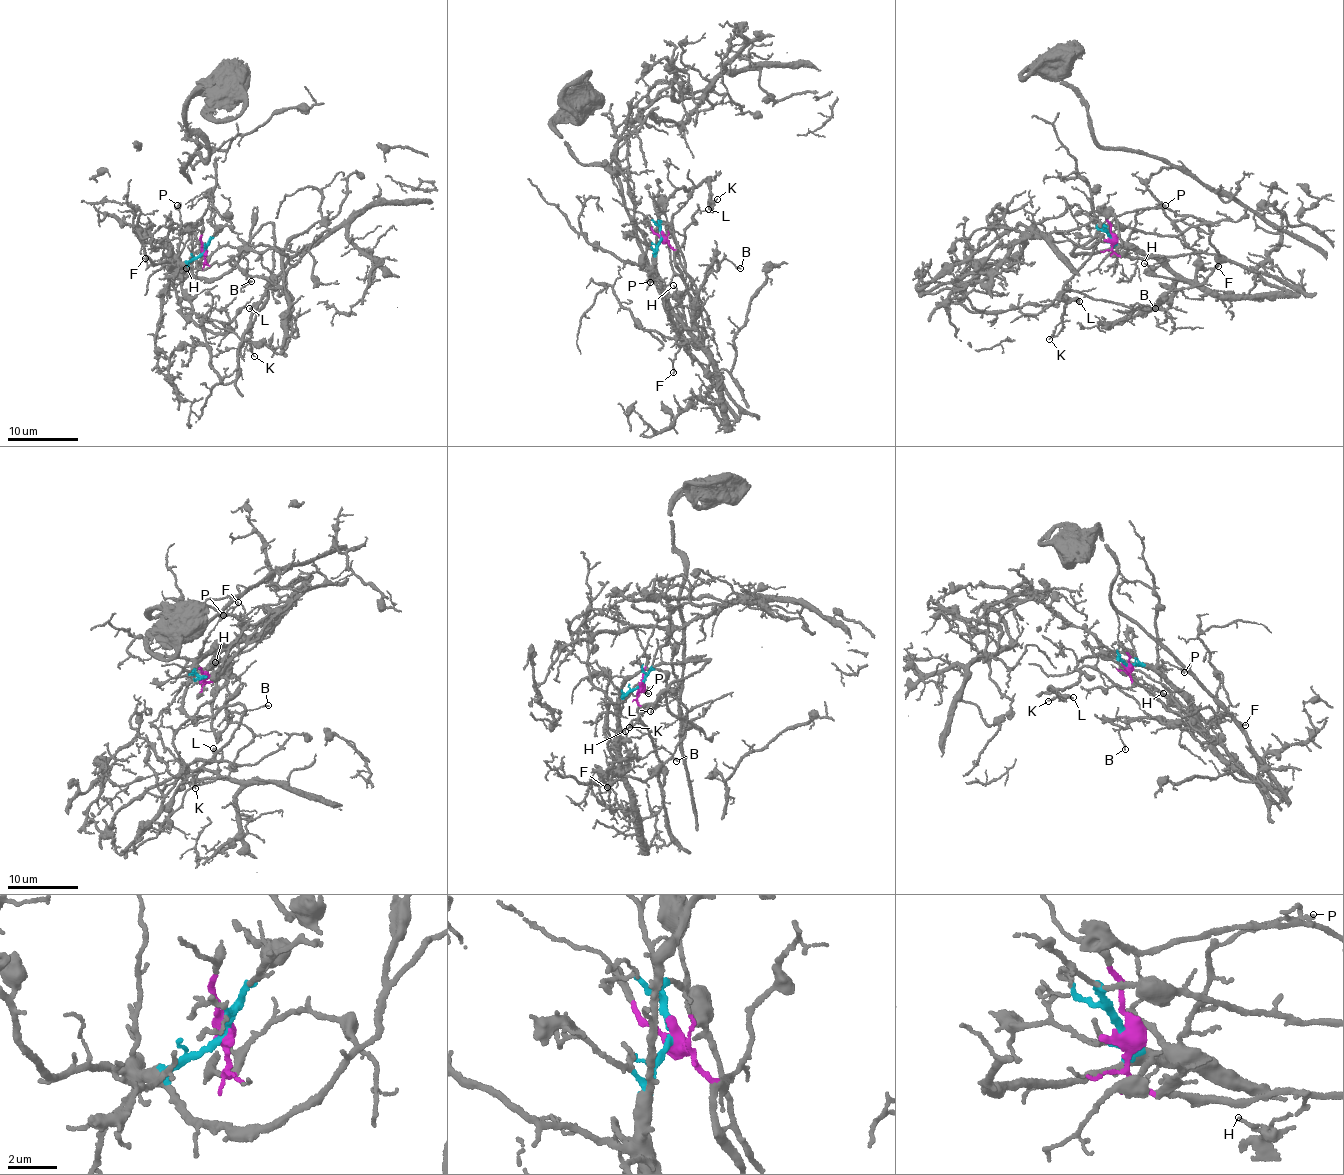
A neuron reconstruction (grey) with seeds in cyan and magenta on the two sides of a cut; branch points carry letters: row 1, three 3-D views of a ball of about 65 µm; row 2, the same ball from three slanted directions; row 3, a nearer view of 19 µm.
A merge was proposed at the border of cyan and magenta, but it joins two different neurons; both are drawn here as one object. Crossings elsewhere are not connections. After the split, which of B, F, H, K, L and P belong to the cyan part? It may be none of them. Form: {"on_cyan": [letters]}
{"on_cyan": ["B", "F", "K", "L", "P"]}

